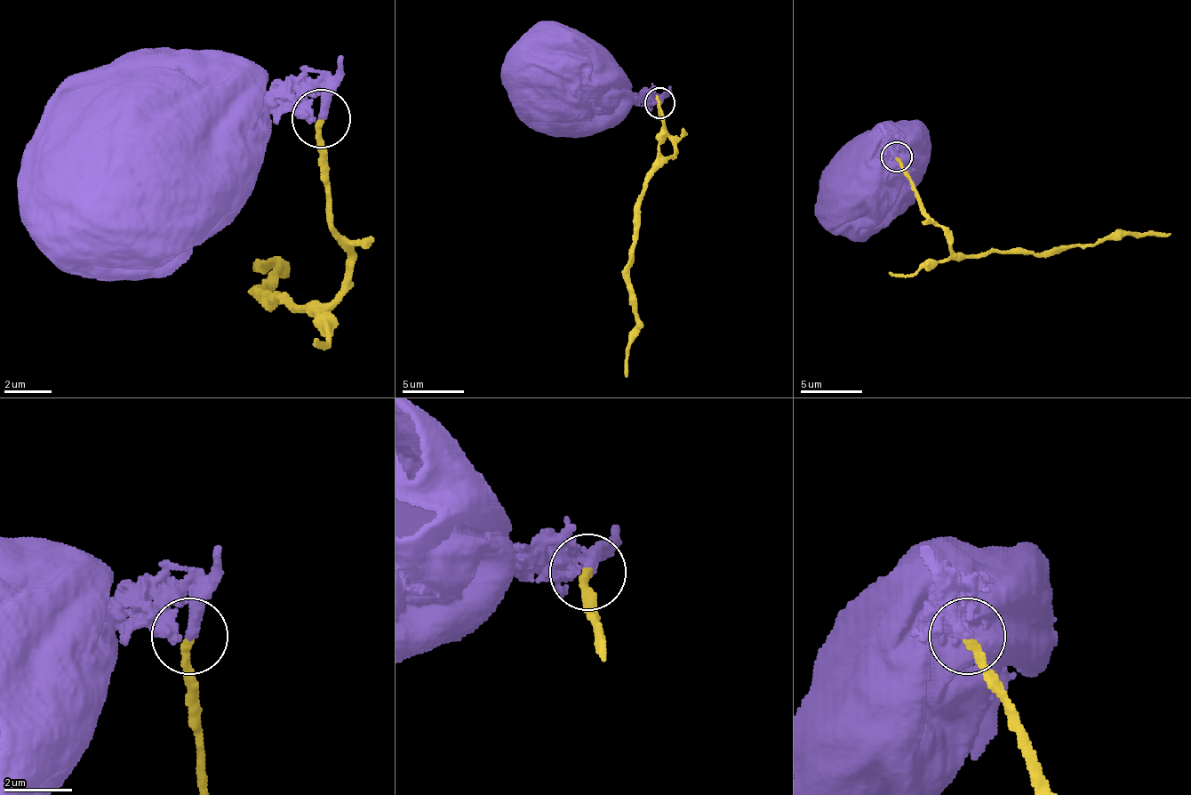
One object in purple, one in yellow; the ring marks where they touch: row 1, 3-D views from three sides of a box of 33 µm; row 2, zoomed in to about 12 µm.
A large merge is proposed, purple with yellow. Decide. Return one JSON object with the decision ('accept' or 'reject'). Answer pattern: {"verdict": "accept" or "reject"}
{"verdict": "reject"}

